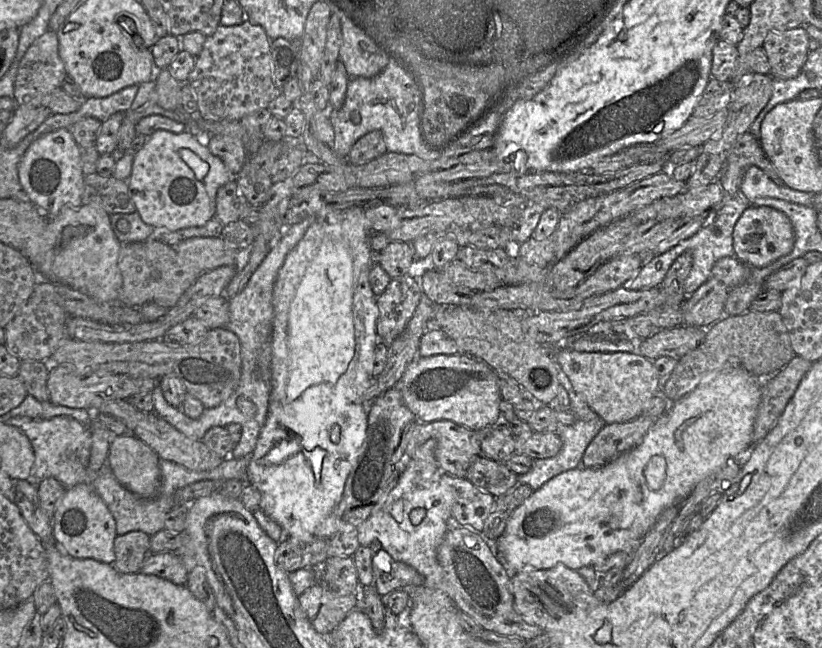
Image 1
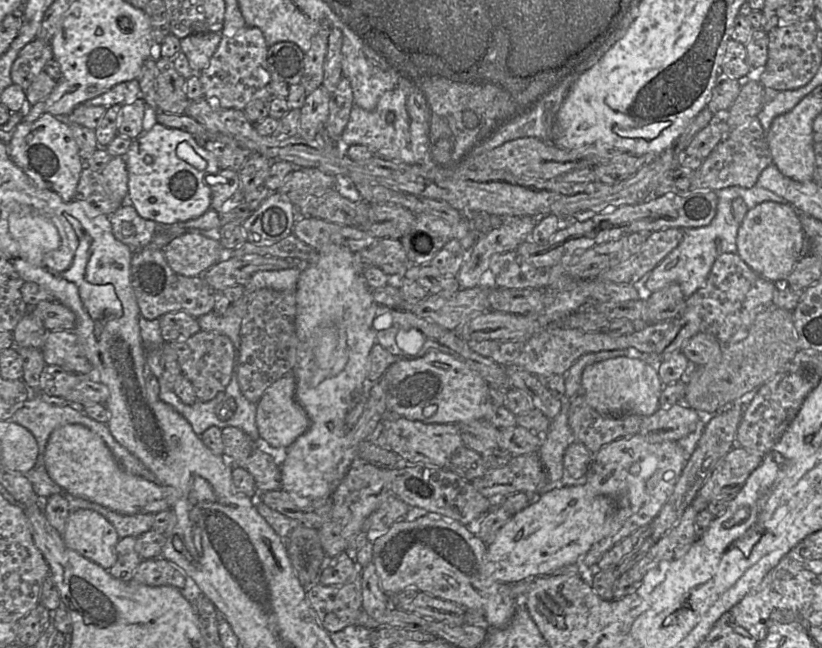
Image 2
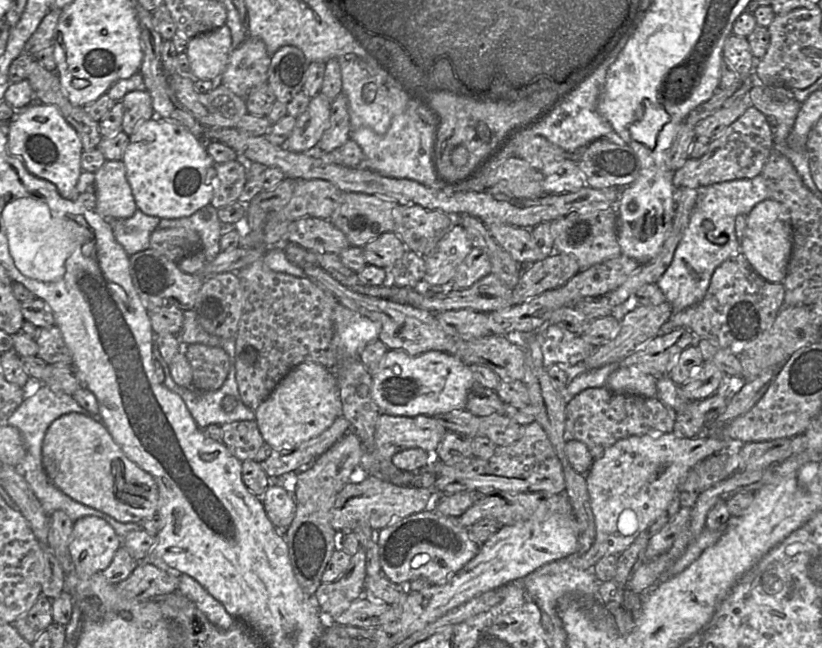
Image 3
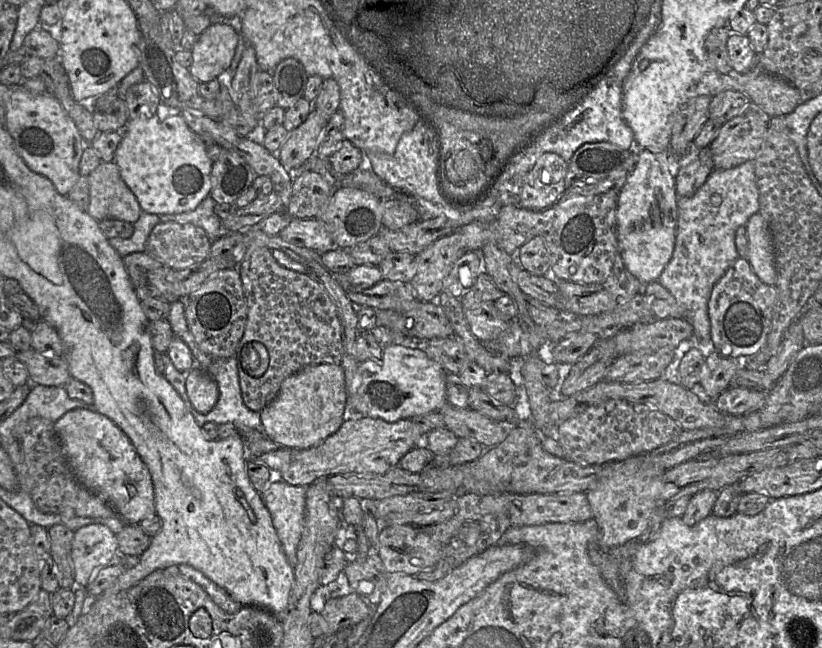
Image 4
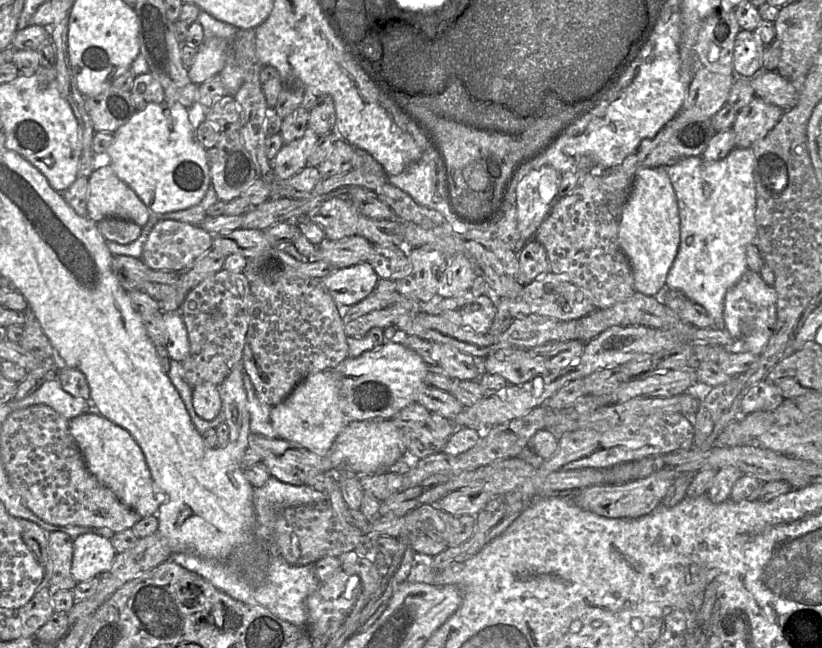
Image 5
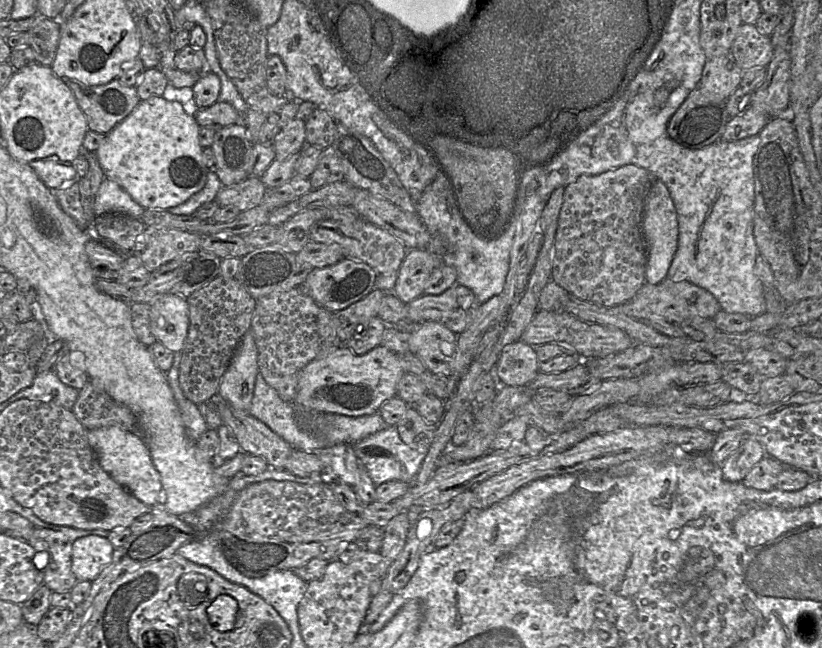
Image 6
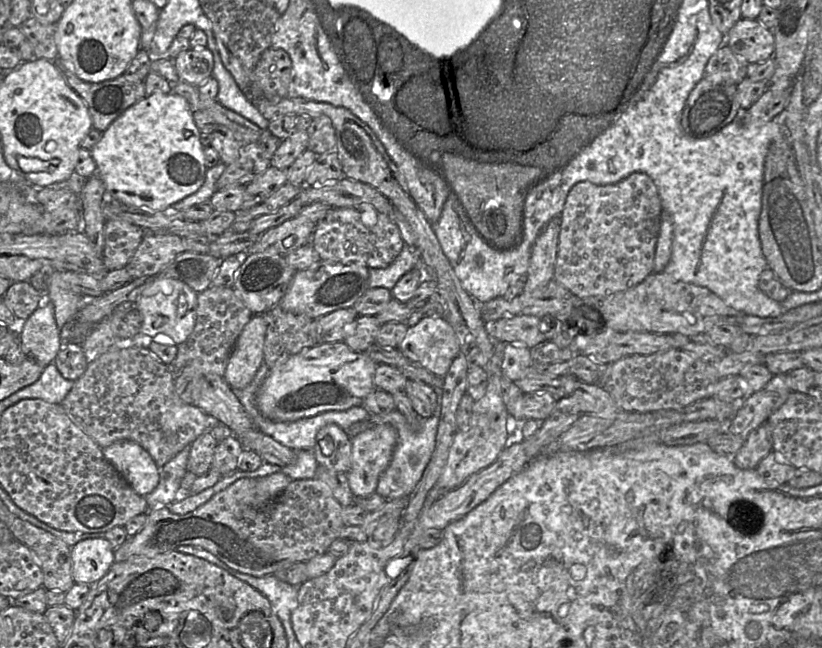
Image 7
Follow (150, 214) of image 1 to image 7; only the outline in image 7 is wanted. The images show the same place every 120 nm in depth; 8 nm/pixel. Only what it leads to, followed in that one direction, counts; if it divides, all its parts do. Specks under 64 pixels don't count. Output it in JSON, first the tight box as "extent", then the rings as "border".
{"extent":[90,92,207,210],"border":[[[154,92],[118,116],[90,151],[109,201],[164,210],[203,185],[207,170],[203,148],[187,100],[175,93]]]}

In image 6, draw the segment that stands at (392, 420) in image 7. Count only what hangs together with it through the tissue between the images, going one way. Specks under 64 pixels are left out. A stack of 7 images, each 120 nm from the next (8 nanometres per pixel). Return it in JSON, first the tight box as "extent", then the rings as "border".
{"extent":[352,426,427,487],"border":[[[387,426],[354,443],[352,447],[359,464],[368,472],[376,487],[392,480],[412,484],[427,455],[407,446],[401,440],[396,426]]]}

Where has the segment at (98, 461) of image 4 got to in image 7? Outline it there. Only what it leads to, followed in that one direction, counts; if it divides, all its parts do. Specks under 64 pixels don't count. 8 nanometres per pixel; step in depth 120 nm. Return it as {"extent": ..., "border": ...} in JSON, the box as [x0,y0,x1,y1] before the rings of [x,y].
{"extent":[102,441,159,497],"border":[[[118,441],[102,448],[102,453],[140,496],[145,497],[158,485],[159,468],[139,444],[133,441]]]}

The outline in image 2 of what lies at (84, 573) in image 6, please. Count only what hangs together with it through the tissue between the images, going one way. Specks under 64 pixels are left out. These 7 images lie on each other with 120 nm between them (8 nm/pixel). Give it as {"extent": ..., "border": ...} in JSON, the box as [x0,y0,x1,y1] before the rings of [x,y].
{"extent":[62,510,120,570],"border":[[[94,510],[71,511],[62,537],[70,549],[106,570],[117,560],[116,545],[120,540],[117,530],[109,520]]]}

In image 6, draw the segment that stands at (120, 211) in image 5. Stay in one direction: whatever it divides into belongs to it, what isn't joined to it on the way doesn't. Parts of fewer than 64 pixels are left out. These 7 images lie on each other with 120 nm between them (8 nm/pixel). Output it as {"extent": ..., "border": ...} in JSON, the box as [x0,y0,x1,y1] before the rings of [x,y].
{"extent":[94,178,145,219],"border":[[[104,178],[94,202],[96,216],[119,213],[140,219],[144,211],[145,208],[135,202],[119,184],[111,179]]]}

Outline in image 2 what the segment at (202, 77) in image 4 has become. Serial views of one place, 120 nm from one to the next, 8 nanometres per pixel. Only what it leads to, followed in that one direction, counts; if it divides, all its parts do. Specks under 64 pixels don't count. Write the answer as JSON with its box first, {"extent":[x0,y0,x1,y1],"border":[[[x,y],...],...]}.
{"extent":[181,31,222,75],"border":[[[220,31],[192,34],[181,39],[181,51],[187,56],[194,75],[208,67],[221,37],[222,33]]]}

